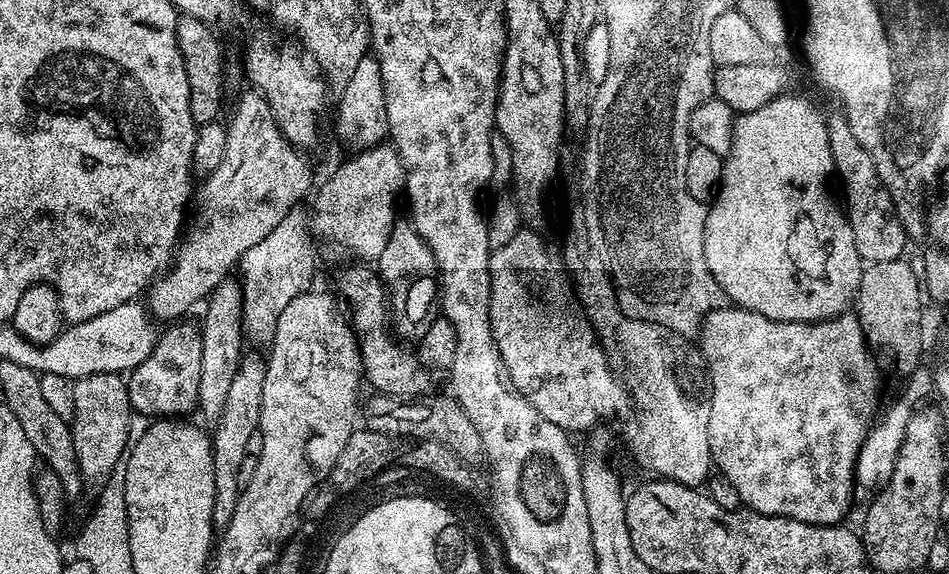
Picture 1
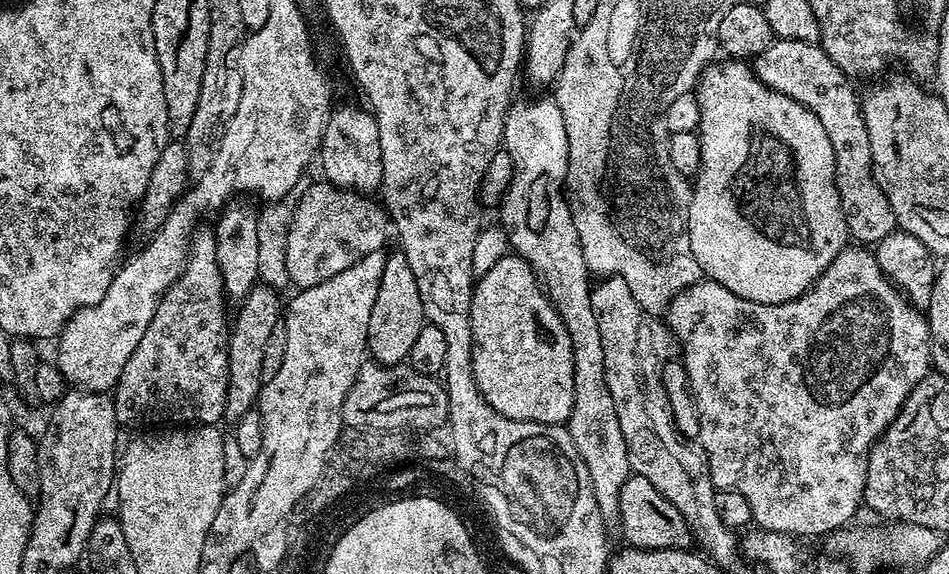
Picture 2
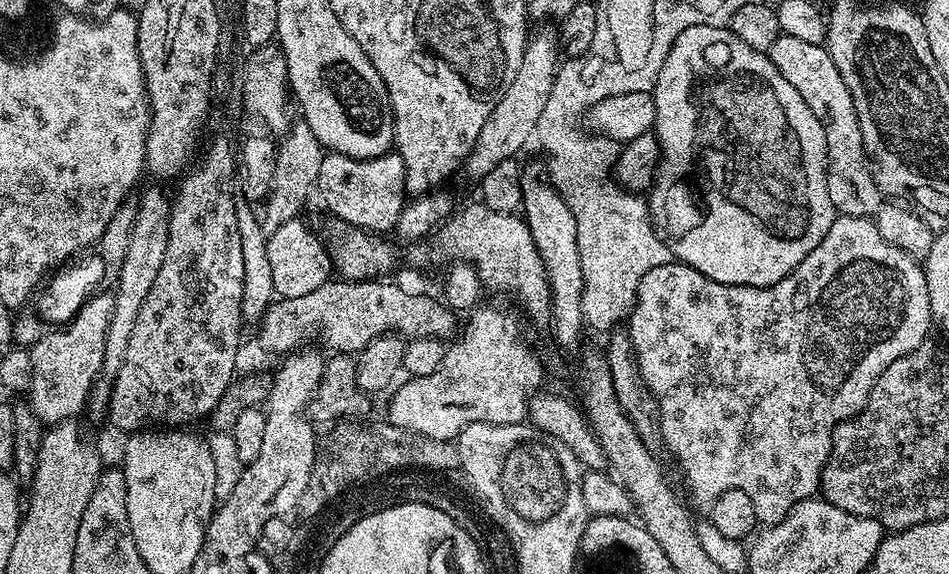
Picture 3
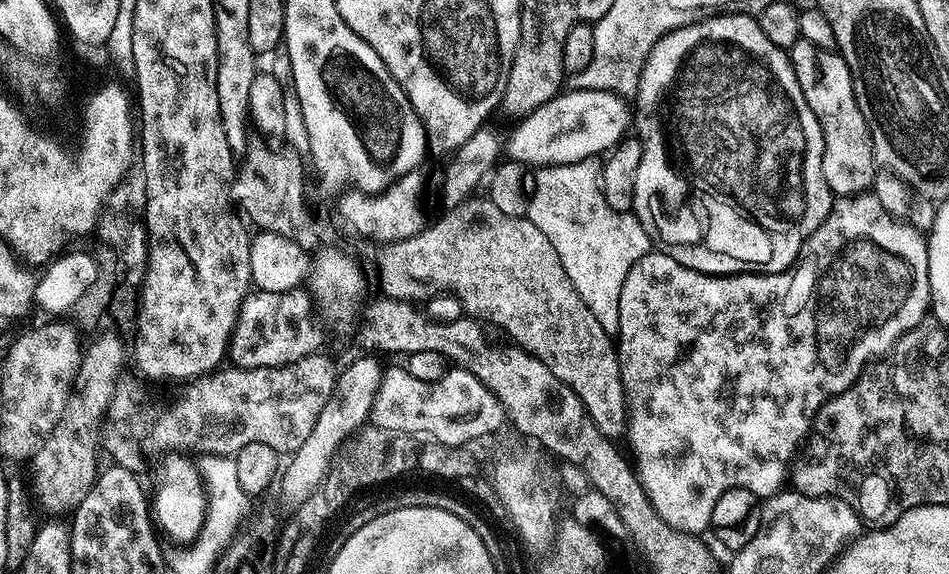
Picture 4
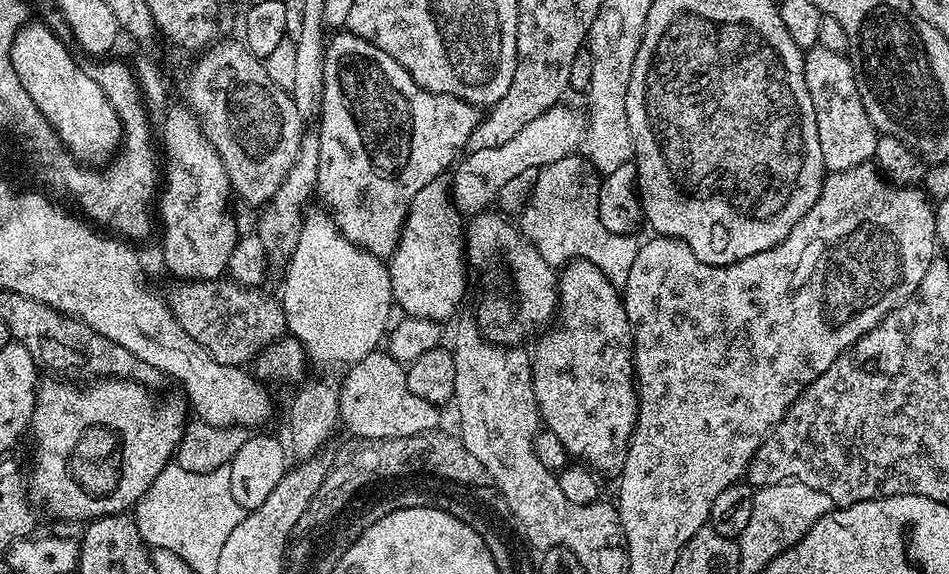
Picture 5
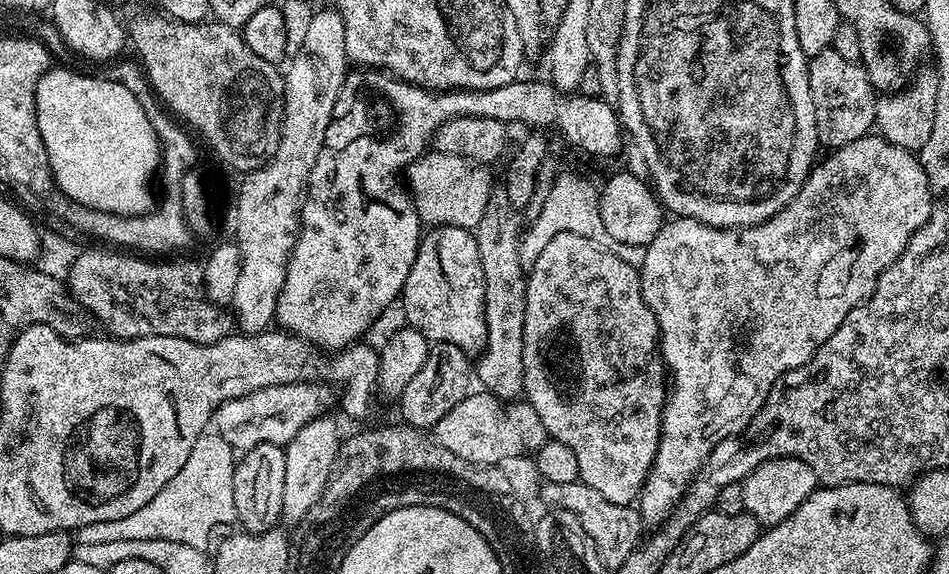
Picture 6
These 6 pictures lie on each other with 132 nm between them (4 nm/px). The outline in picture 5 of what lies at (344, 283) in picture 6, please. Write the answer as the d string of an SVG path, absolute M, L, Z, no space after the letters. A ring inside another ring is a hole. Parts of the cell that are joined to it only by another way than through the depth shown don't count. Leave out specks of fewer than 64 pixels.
M340 30L333 36L336 37L333 40L331 37L324 49L324 98L318 115L318 123L320 122L320 125L318 125L320 157L318 158L318 178L316 179L315 195L318 200L320 196L322 202L320 204L323 210L328 213L329 218L336 224L337 230L349 242L356 244L357 247L364 249L370 255L379 258L390 258L396 253L396 247L400 241L400 231L404 228L404 220L408 217L408 206L411 204L414 194L418 194L418 190L422 190L422 186L427 186L428 183L441 179L457 163L458 157L468 147L468 139L478 126L482 112L477 105L470 103L468 100L450 94L428 92L425 88L419 88L414 82L414 78L410 78L410 74L406 74L406 70L402 70L402 66L398 66L398 62L394 62L394 58L390 58L390 54L378 50L378 46L368 44L354 33Z

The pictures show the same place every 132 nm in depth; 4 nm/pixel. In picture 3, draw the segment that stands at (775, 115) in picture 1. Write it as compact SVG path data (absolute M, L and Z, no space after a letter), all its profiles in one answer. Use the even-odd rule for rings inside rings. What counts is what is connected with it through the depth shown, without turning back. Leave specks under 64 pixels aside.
M699 24L690 26L676 34L676 41L662 70L656 79L654 89L656 97L655 134L660 143L660 167L654 181L654 192L660 195L660 216L668 227L666 240L670 245L673 257L679 263L688 264L694 270L706 274L706 278L714 278L714 282L723 284L749 284L755 288L768 288L774 282L786 278L826 238L826 230L835 222L838 215L836 208L830 202L830 190L826 190L826 174L828 173L828 147L826 134L814 118L810 106L782 78L778 66L769 58L767 52L756 52L742 38L732 32L731 27L718 24Z

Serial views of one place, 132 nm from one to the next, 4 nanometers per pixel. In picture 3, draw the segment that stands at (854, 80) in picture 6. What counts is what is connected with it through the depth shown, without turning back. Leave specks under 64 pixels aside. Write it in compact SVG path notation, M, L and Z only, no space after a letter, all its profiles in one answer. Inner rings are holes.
M781 34L767 54L778 66L782 78L802 94L806 106L810 106L826 134L829 158L826 190L830 190L830 202L837 213L841 216L875 217L882 203L882 193L872 177L870 157L854 110L854 98L846 82L842 82L842 74L838 74L838 66L834 66L834 58L827 47Z

